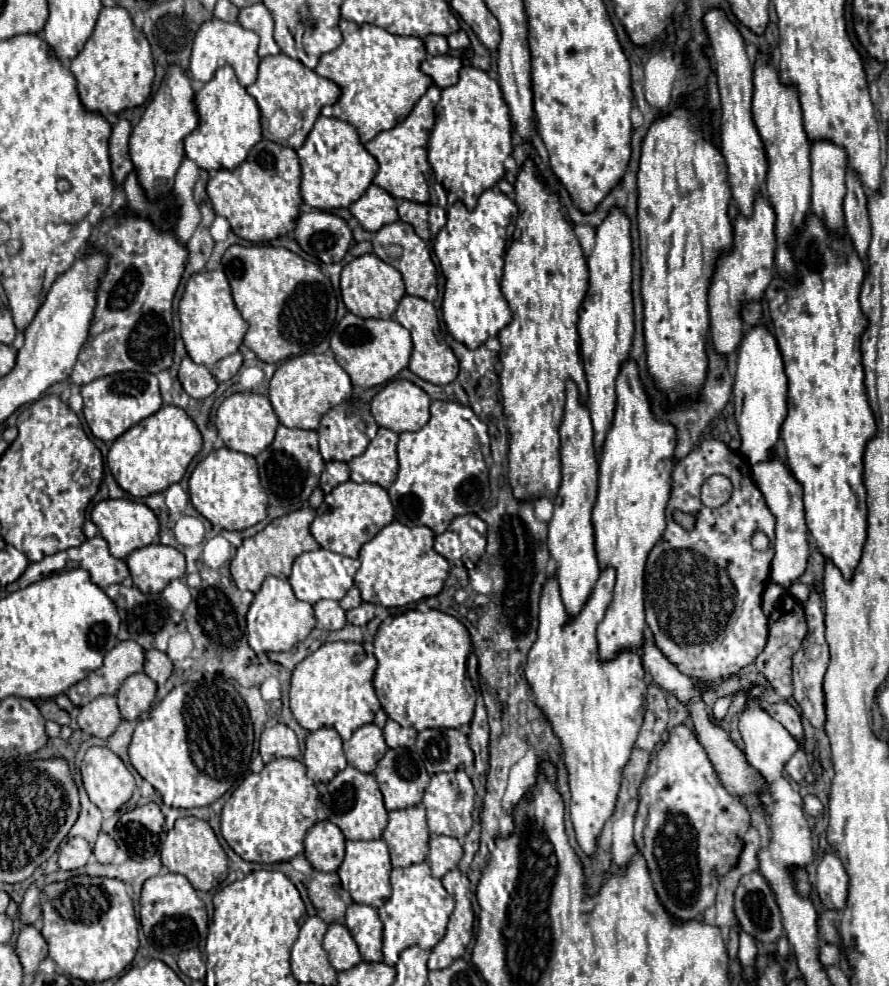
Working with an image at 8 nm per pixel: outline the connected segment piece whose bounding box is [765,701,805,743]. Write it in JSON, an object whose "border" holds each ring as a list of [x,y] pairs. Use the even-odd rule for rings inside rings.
{"border":[[[779,701],[779,703],[771,703],[765,707],[765,711],[775,719],[779,721],[785,729],[789,729],[791,735],[799,737],[801,743],[805,743],[805,733],[803,733],[803,725],[801,725],[801,717],[799,717],[799,711],[787,703],[787,701]]]}

